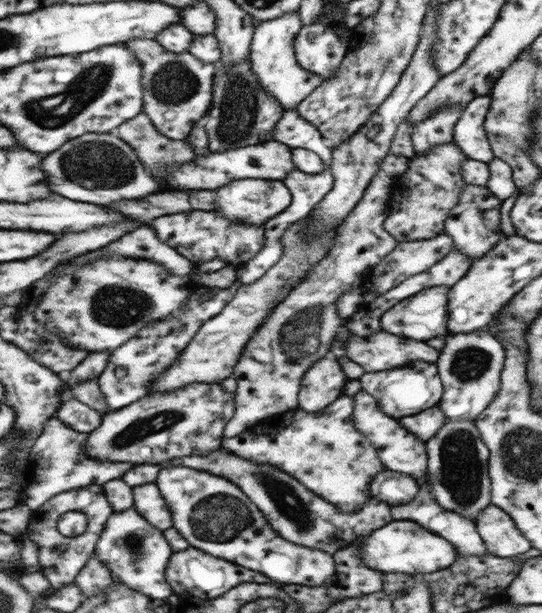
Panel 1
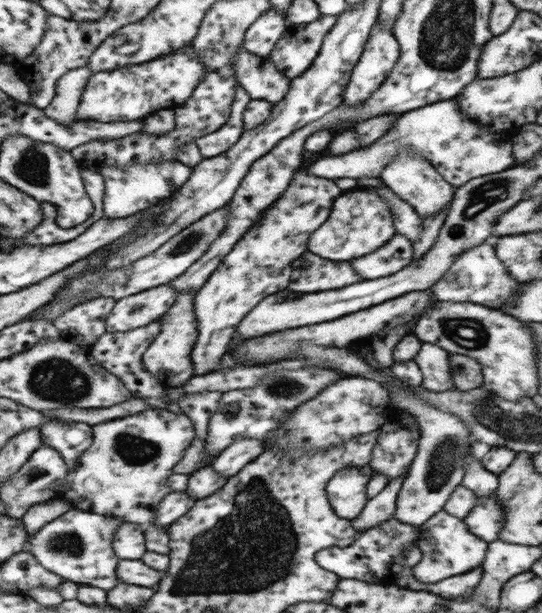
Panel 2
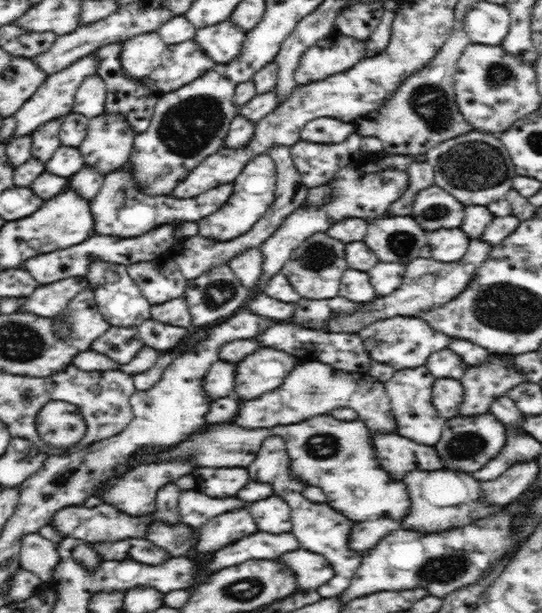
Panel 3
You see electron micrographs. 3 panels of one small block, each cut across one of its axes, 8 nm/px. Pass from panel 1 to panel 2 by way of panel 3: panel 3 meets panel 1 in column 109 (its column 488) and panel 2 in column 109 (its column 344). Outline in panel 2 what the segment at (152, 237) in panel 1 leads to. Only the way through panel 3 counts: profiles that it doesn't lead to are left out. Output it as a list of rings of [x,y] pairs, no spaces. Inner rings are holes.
[[[170,283],[116,301],[110,320],[106,320],[108,332],[128,332],[148,326],[169,311],[177,300],[177,293]]]

